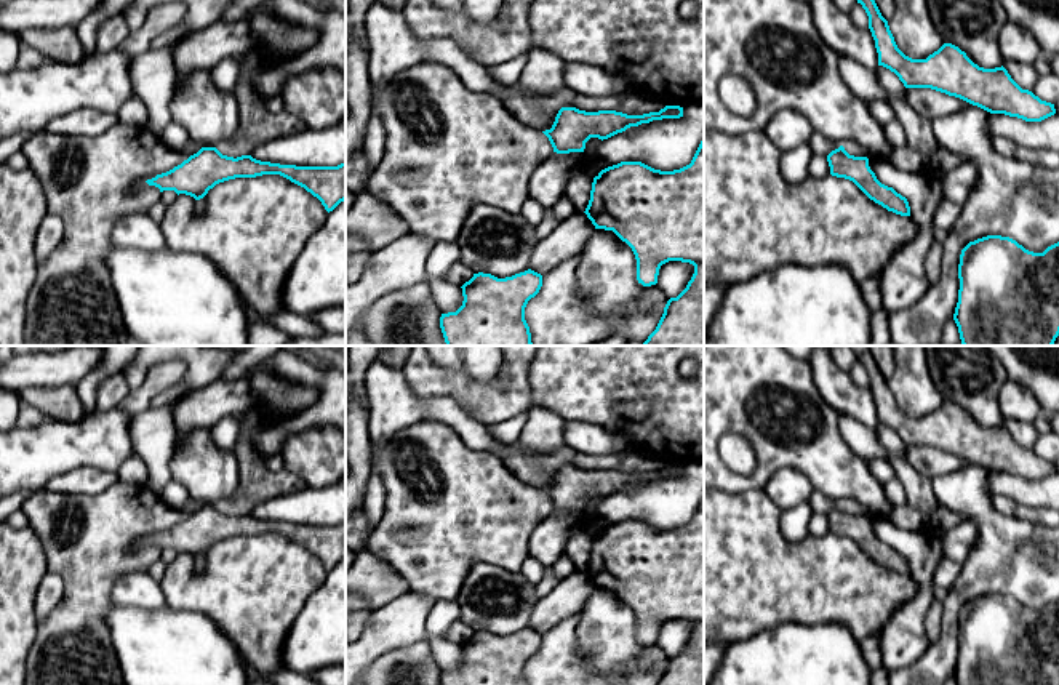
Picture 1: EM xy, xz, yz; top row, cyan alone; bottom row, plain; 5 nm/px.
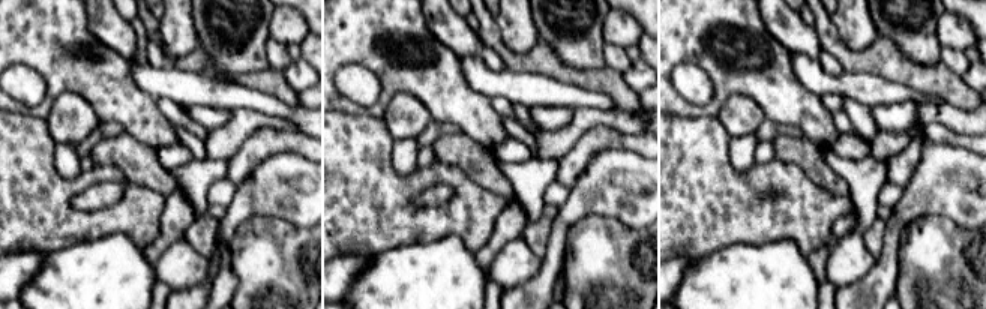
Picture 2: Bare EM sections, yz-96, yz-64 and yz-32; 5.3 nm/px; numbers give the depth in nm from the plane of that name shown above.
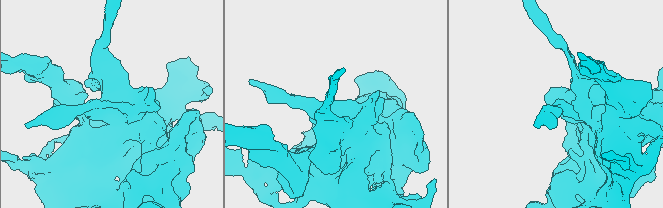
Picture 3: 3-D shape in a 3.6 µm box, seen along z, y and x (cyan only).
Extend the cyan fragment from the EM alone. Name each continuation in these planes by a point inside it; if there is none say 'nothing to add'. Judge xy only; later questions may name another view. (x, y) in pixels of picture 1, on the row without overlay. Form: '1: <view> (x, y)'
nothing to add

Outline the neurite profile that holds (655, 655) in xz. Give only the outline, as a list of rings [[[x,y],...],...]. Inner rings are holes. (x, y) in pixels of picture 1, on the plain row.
[[[651,643],[649,648],[640,655],[637,659],[638,667],[649,667],[649,666],[665,666],[669,659],[669,653],[664,651],[657,643]]]

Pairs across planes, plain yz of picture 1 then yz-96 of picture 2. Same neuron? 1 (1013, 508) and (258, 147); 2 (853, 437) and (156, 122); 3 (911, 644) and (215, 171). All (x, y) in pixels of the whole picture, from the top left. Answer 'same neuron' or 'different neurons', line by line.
1: same neuron
2: different neurons
3: same neuron

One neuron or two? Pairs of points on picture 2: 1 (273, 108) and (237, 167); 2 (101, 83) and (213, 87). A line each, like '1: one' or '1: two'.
1: two
2: two

